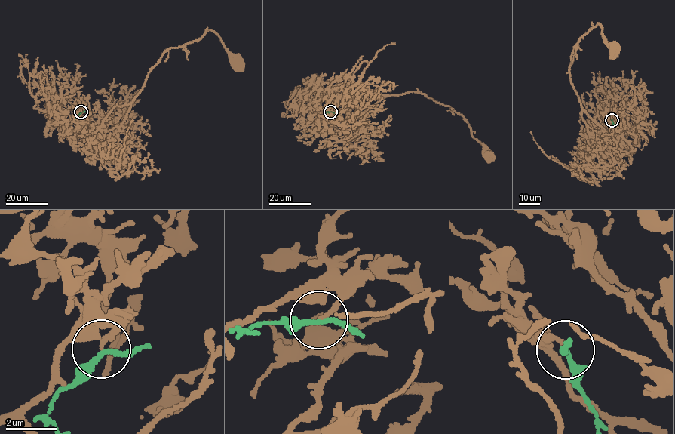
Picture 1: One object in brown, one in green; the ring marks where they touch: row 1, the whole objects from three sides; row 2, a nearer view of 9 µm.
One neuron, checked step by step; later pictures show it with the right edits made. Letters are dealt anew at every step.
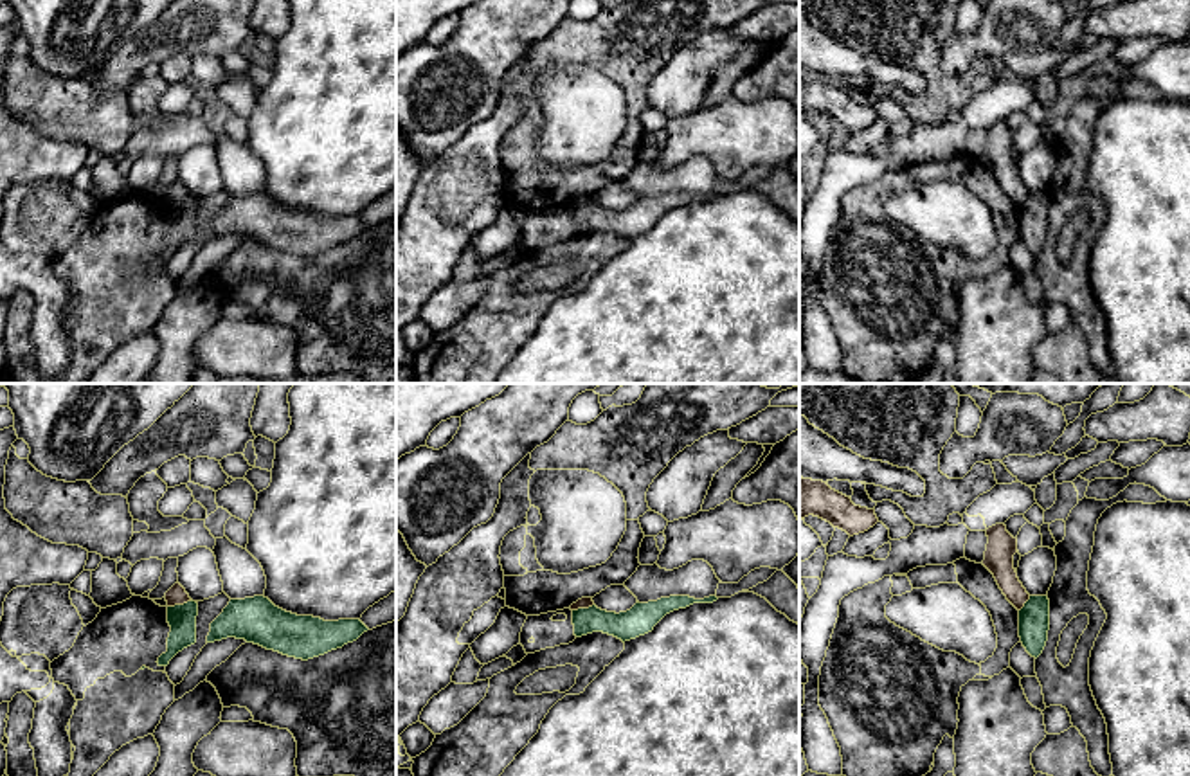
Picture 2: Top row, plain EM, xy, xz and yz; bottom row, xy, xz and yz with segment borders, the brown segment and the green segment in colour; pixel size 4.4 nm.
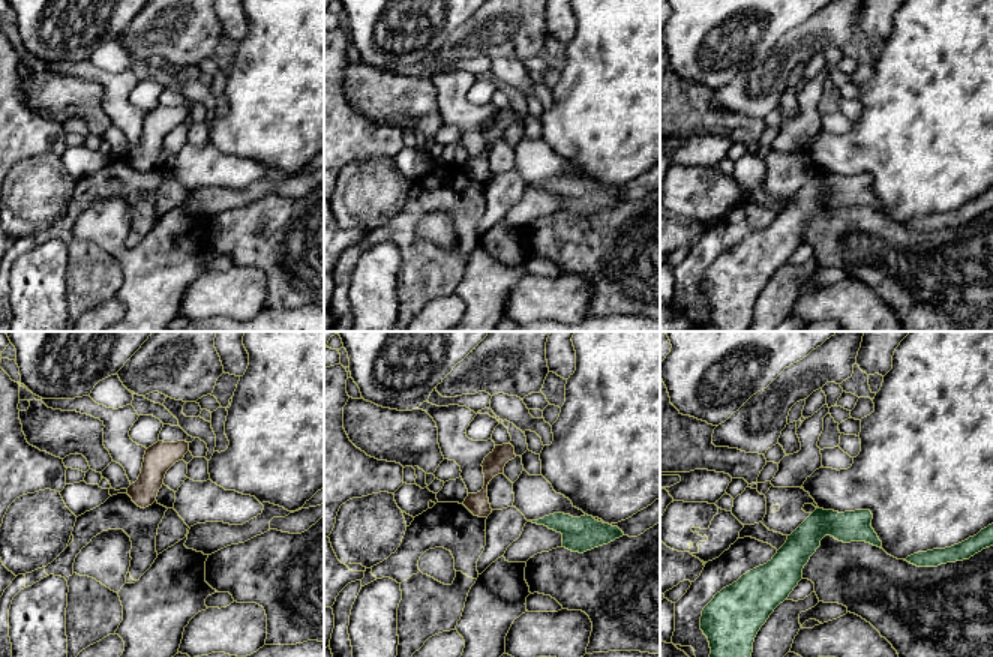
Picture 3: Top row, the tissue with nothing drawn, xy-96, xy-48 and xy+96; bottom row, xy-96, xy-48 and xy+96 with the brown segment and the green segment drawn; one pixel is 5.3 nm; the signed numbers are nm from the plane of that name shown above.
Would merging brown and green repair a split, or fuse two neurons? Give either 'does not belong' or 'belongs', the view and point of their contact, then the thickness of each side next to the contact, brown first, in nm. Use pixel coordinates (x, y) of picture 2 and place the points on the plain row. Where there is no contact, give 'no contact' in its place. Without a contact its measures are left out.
does not belong; contact xy (179, 200); calibres 90 and 130 nm

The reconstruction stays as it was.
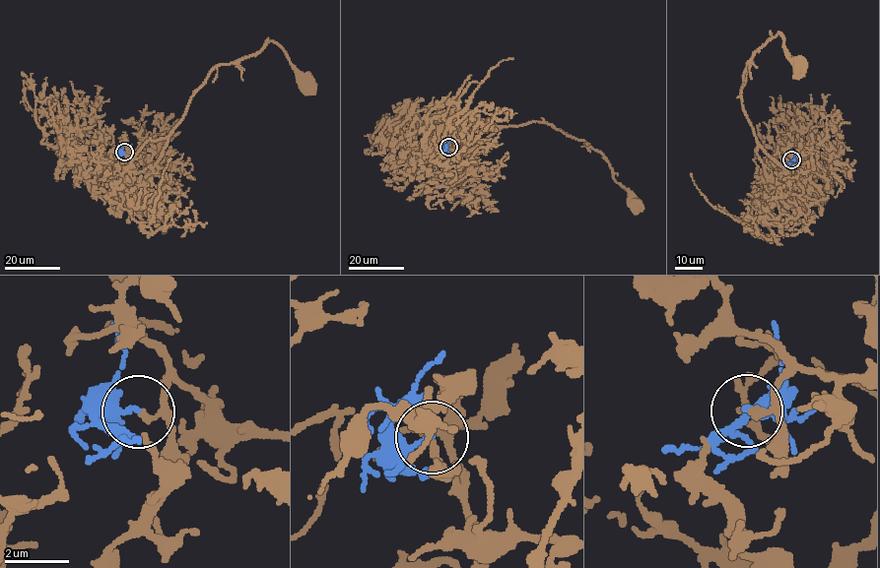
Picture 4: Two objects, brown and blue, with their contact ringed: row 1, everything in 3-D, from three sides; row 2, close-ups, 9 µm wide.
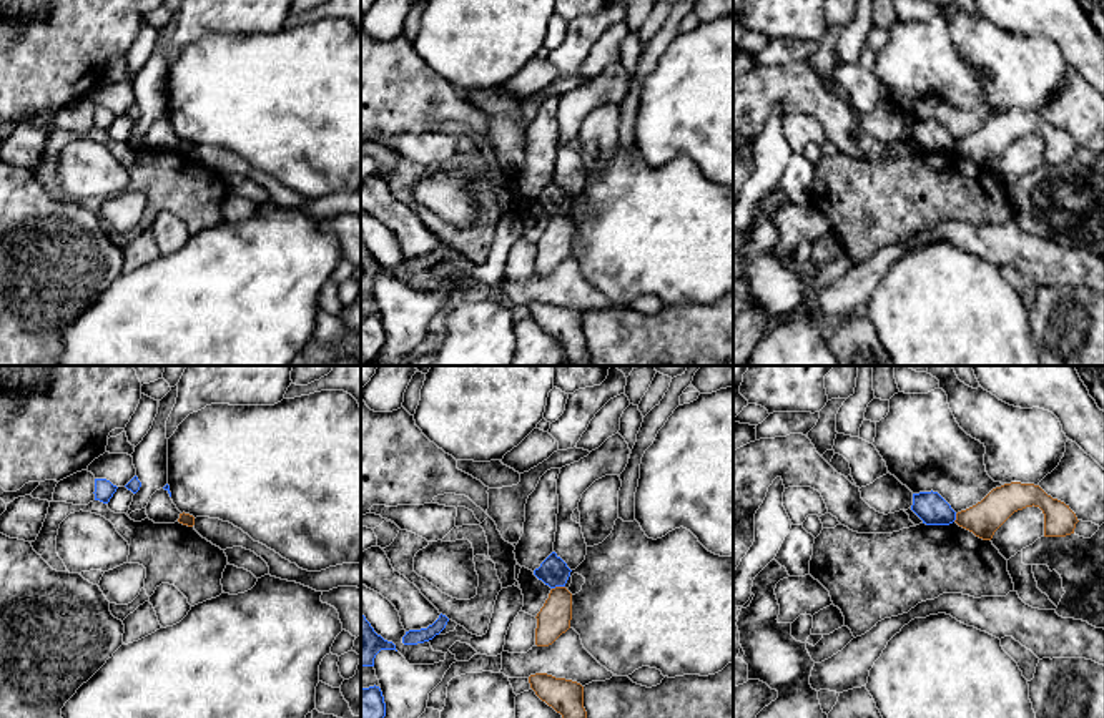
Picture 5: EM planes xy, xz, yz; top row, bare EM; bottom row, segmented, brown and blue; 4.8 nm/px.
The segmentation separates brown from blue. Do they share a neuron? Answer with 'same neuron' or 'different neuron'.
different neuron

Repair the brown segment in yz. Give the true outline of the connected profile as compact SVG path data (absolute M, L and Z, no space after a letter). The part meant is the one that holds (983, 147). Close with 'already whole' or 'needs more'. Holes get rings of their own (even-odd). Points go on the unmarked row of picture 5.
M1011 110L993 116L981 130L956 141L956 151L983 168L1018 138L1039 135L1044 141L1044 165L1066 165L1074 161L1079 150L1064 130L1047 123L1039 113Z; already whole

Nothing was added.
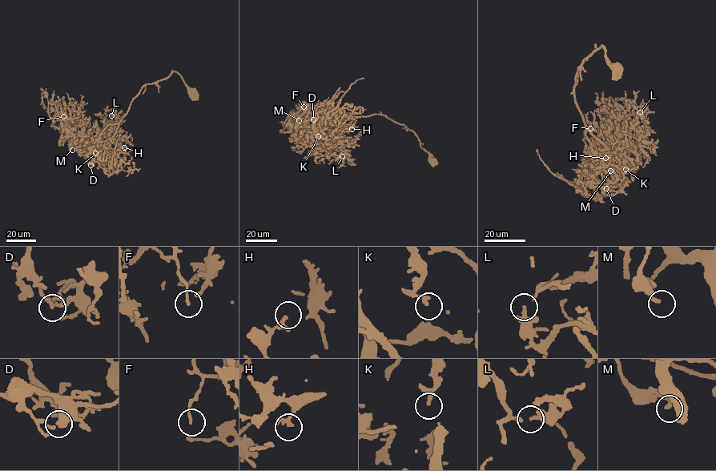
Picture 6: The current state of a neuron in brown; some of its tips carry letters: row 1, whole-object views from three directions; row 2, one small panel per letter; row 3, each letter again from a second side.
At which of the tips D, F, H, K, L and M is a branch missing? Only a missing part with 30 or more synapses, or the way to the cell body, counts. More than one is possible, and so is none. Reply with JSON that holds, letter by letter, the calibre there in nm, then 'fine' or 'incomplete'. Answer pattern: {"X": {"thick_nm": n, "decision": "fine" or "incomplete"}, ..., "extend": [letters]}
{"D": {"thick_nm": 170, "decision": "fine"}, "F": {"thick_nm": 120, "decision": "fine"}, "H": {"thick_nm": 240, "decision": "fine"}, "K": {"thick_nm": 180, "decision": "fine"}, "L": {"thick_nm": 280, "decision": "fine"}, "M": {"thick_nm": 200, "decision": "fine"}, "extend": []}

